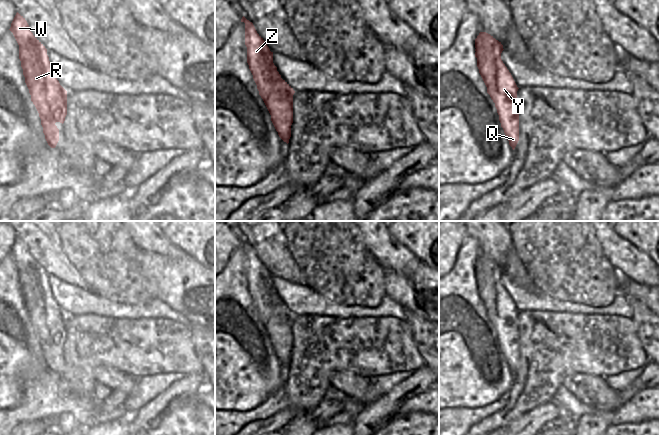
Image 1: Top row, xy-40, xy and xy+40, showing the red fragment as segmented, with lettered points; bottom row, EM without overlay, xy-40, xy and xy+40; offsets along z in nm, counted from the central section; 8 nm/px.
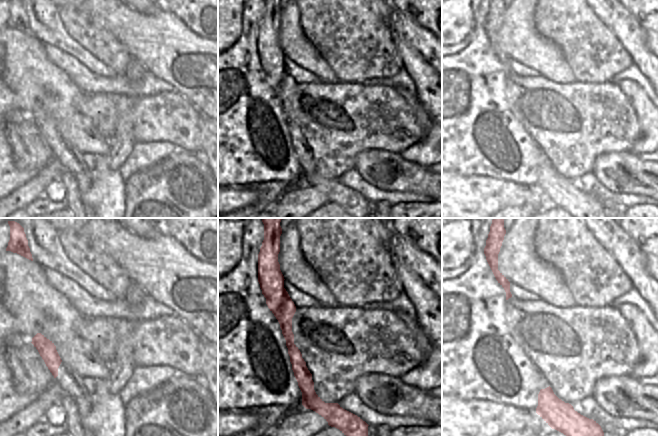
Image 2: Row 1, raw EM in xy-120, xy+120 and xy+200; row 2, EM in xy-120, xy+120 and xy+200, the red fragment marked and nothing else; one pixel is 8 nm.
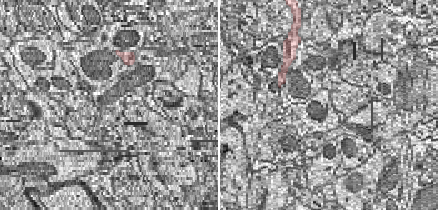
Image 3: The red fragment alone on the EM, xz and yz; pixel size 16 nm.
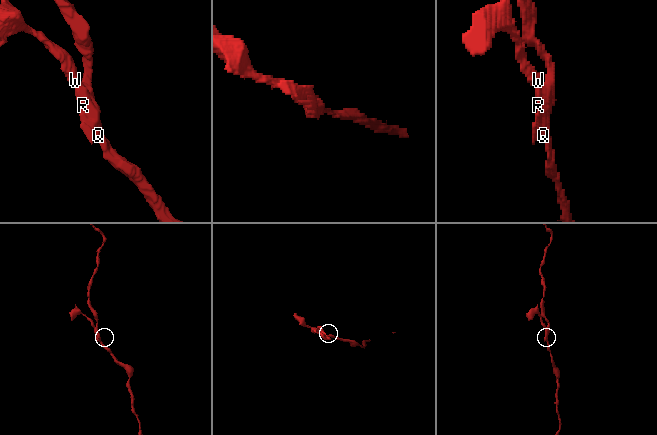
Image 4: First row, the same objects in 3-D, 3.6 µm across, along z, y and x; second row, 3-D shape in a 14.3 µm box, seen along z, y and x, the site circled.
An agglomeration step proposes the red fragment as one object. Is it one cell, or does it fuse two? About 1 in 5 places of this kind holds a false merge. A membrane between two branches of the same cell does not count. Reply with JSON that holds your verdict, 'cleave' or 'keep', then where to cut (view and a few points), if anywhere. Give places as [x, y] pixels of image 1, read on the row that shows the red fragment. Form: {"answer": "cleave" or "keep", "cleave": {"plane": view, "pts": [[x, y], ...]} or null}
{"answer": "cleave", "cleave": {"plane": "xy", "pts": [[270, 51], [265, 64], [268, 91], [279, 107], [279, 132]]}}

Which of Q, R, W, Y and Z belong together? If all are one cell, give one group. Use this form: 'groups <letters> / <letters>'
groups Q Y / R W Z

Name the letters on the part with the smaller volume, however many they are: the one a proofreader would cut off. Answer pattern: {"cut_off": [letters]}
{"cut_off": ["R", "W", "Z"]}

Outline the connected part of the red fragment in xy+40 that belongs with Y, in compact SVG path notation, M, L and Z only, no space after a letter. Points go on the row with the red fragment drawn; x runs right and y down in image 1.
M480 32L475 39L475 57L481 63L481 69L489 83L492 95L499 101L501 113L505 119L504 133L509 141L509 145L514 150L519 141L519 109L517 107L518 87L501 59L504 50L501 42L486 32Z

